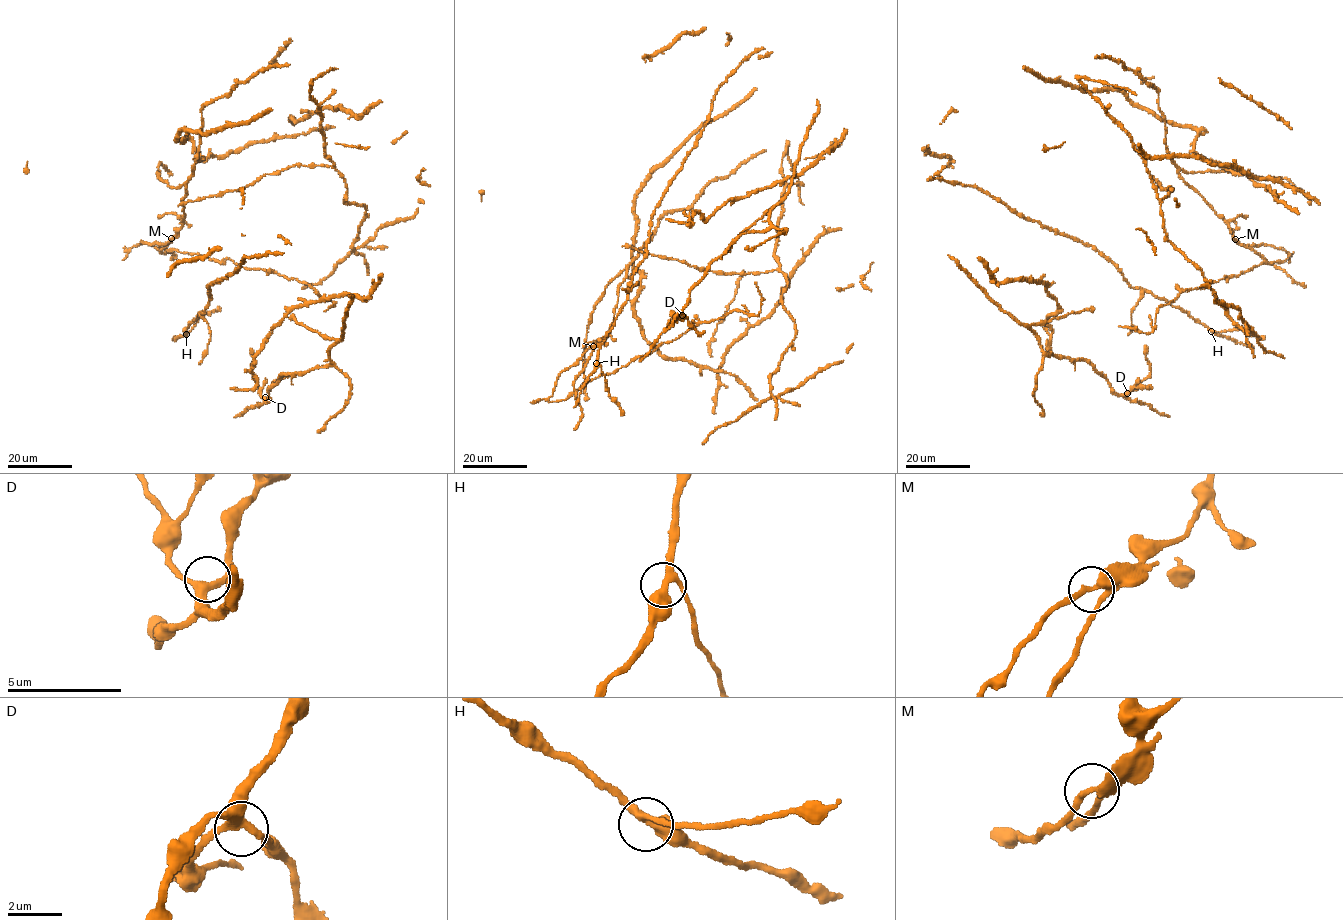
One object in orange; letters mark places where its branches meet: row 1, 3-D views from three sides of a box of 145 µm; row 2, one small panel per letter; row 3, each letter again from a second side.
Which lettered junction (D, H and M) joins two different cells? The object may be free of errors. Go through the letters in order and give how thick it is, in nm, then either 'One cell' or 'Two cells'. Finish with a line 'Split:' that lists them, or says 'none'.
D: Thickness 320 nm. One cell
H: Thickness 360 nm. One cell
M: Thickness 280 nm. Two cells
Split: M

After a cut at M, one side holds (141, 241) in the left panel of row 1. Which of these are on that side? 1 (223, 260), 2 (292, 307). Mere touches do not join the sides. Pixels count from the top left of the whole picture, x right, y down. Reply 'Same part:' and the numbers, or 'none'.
Same part: 1

